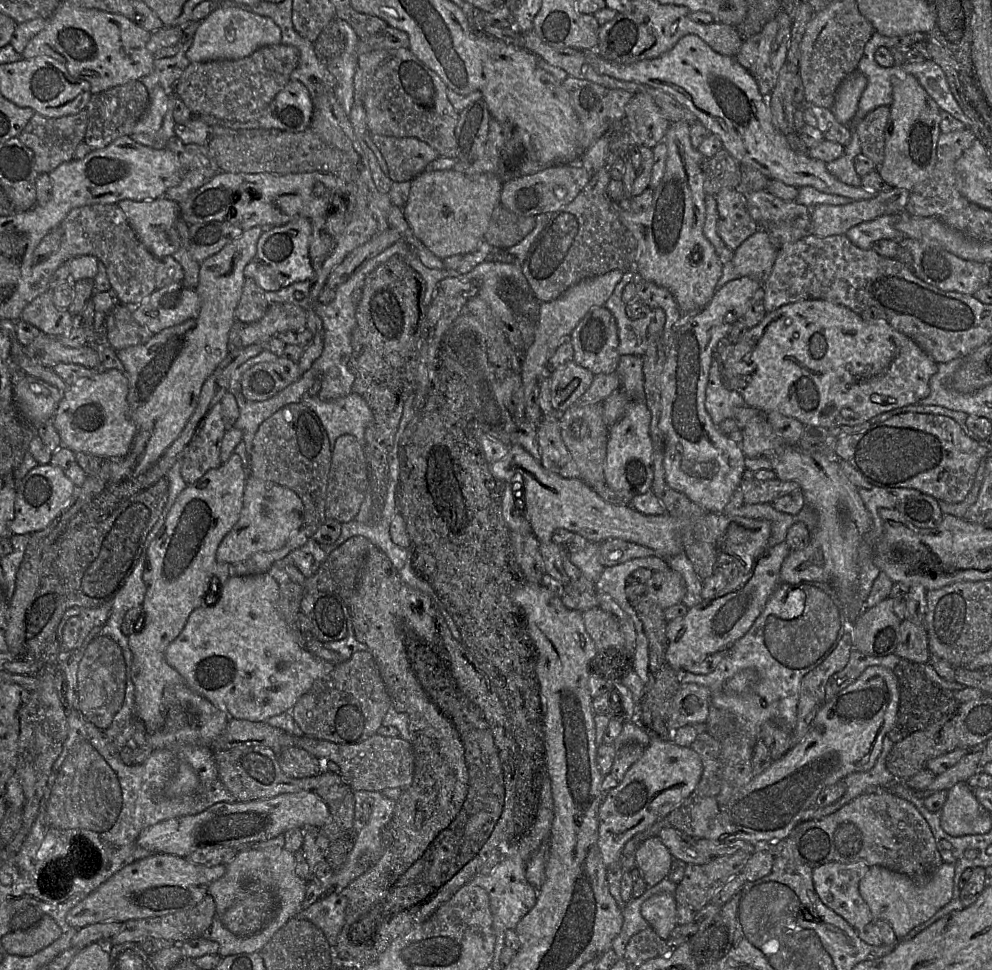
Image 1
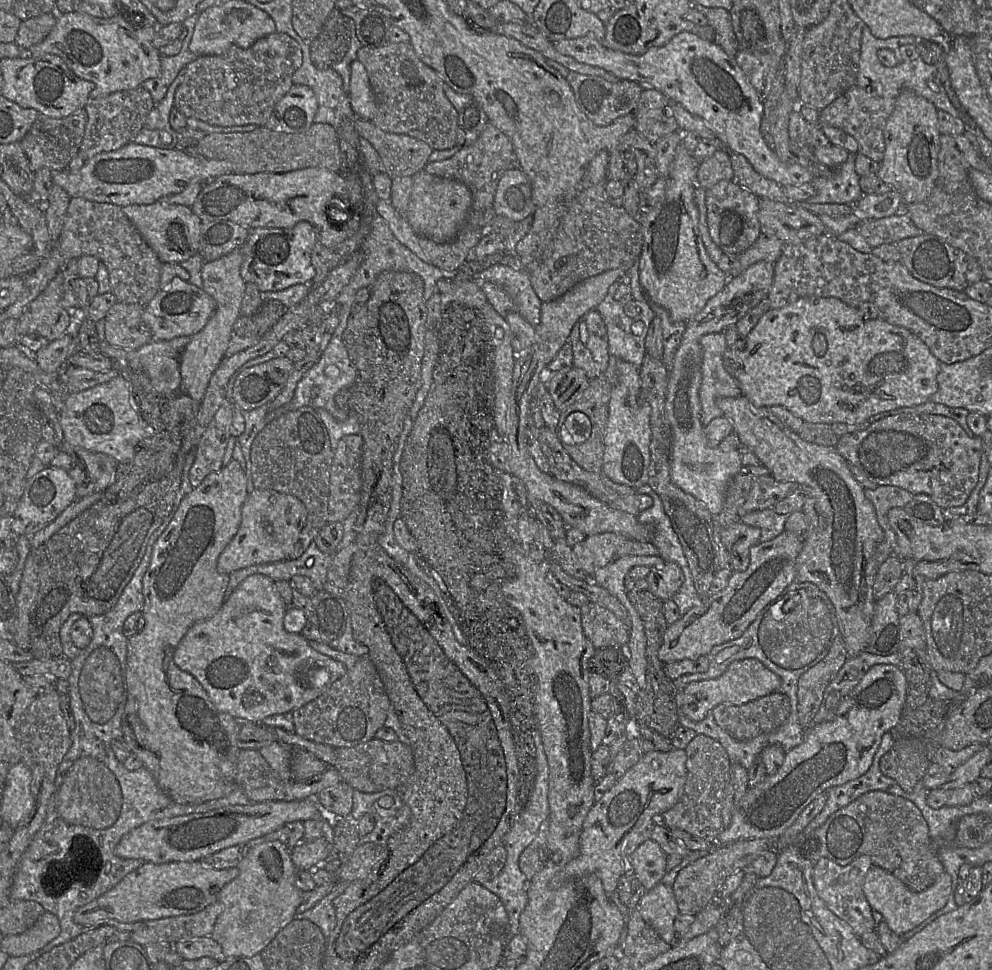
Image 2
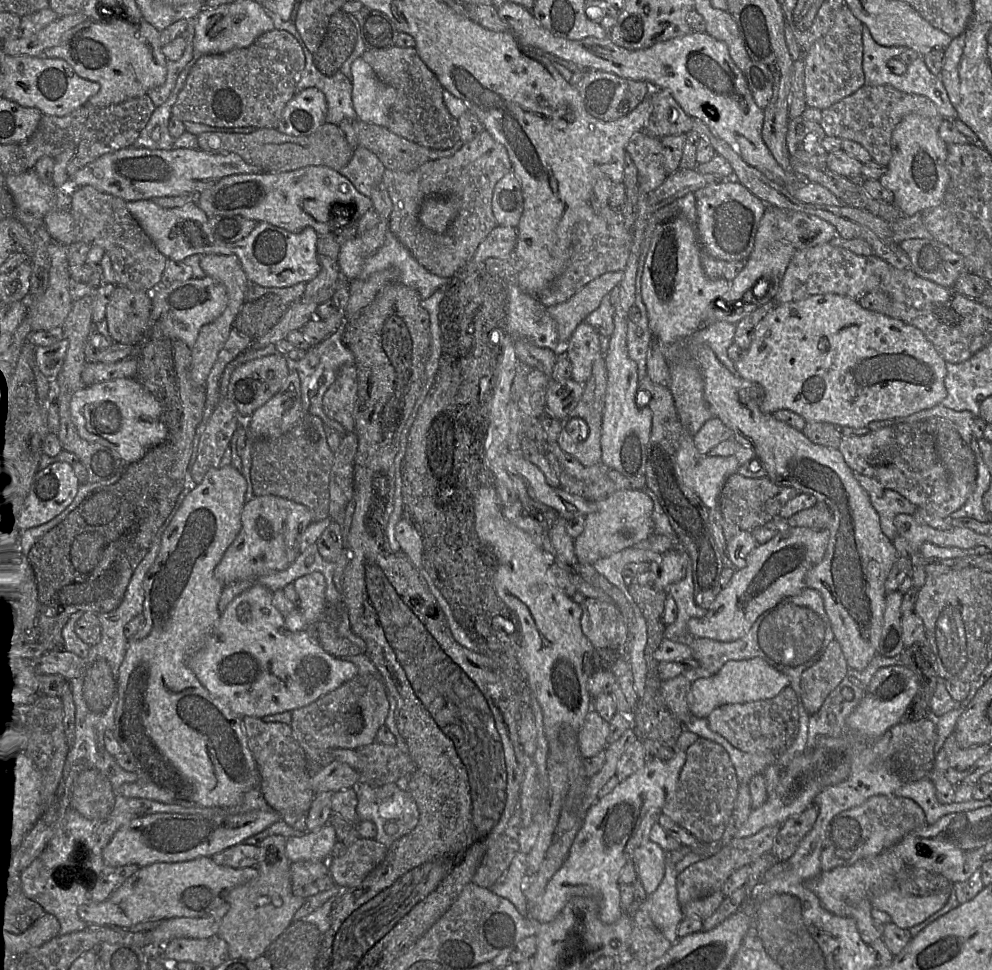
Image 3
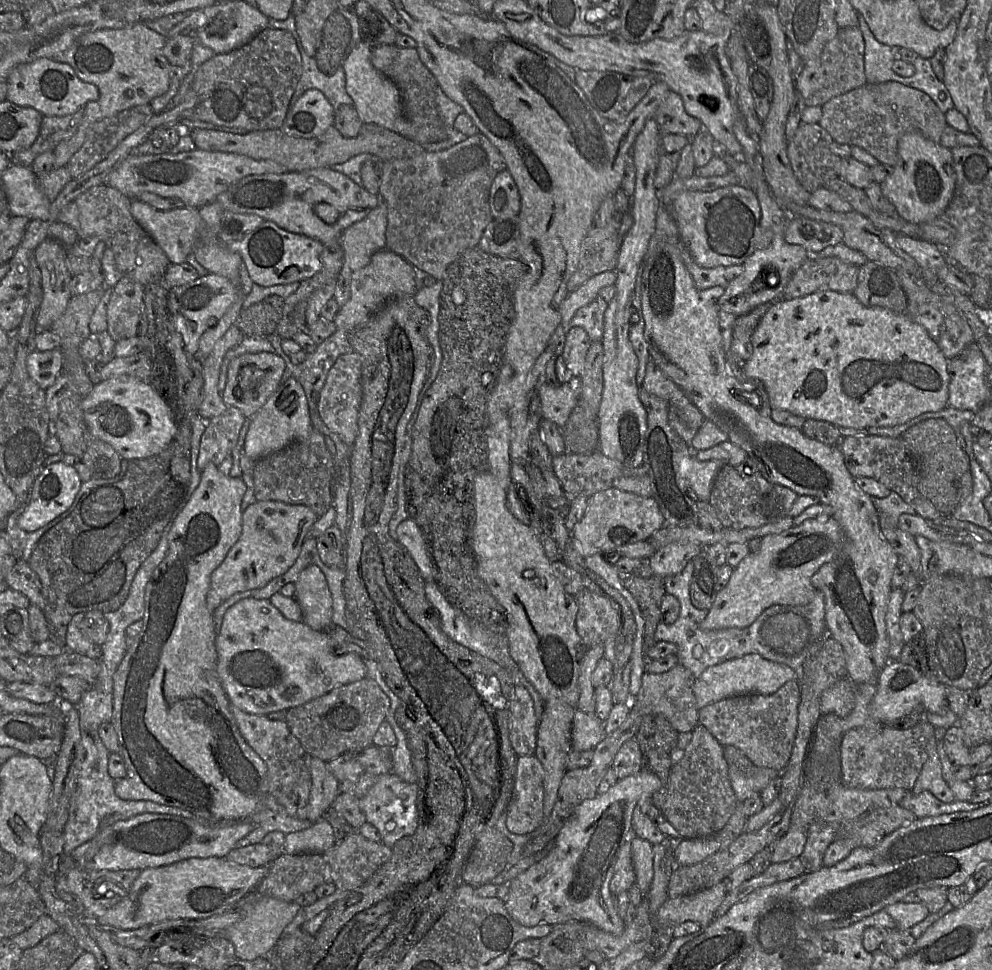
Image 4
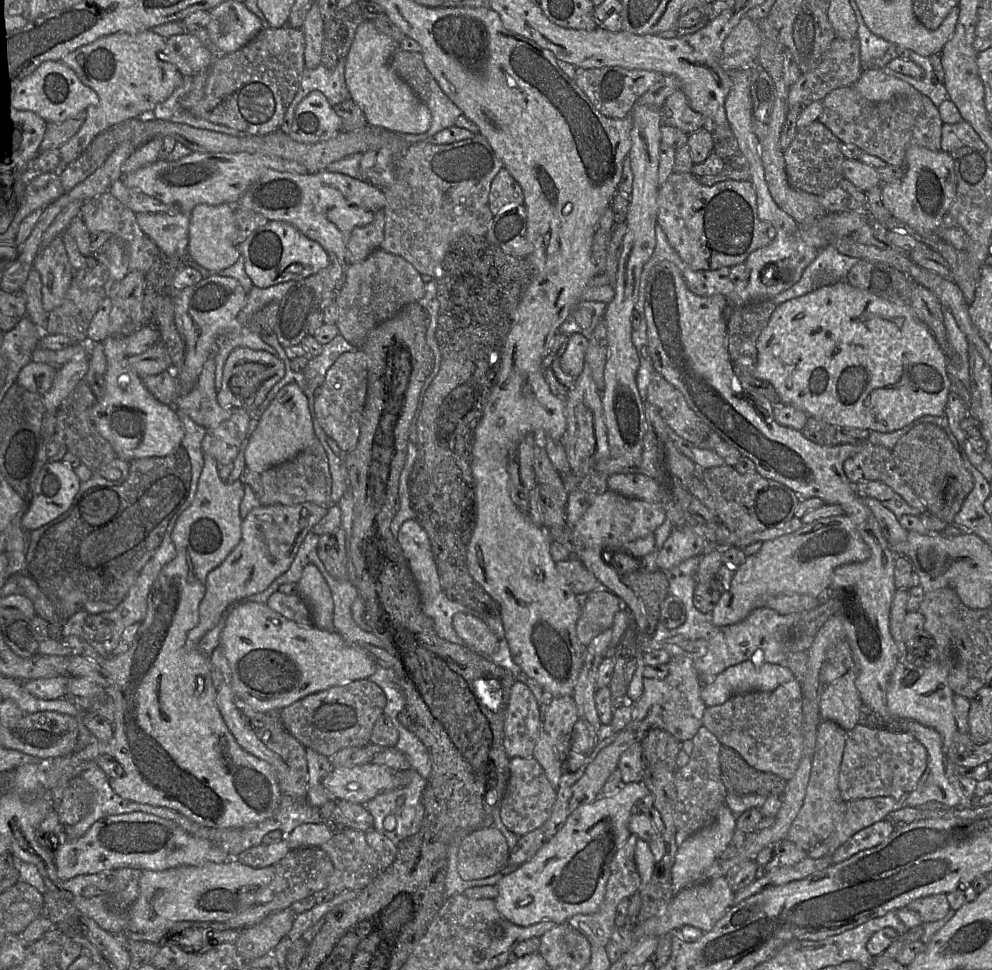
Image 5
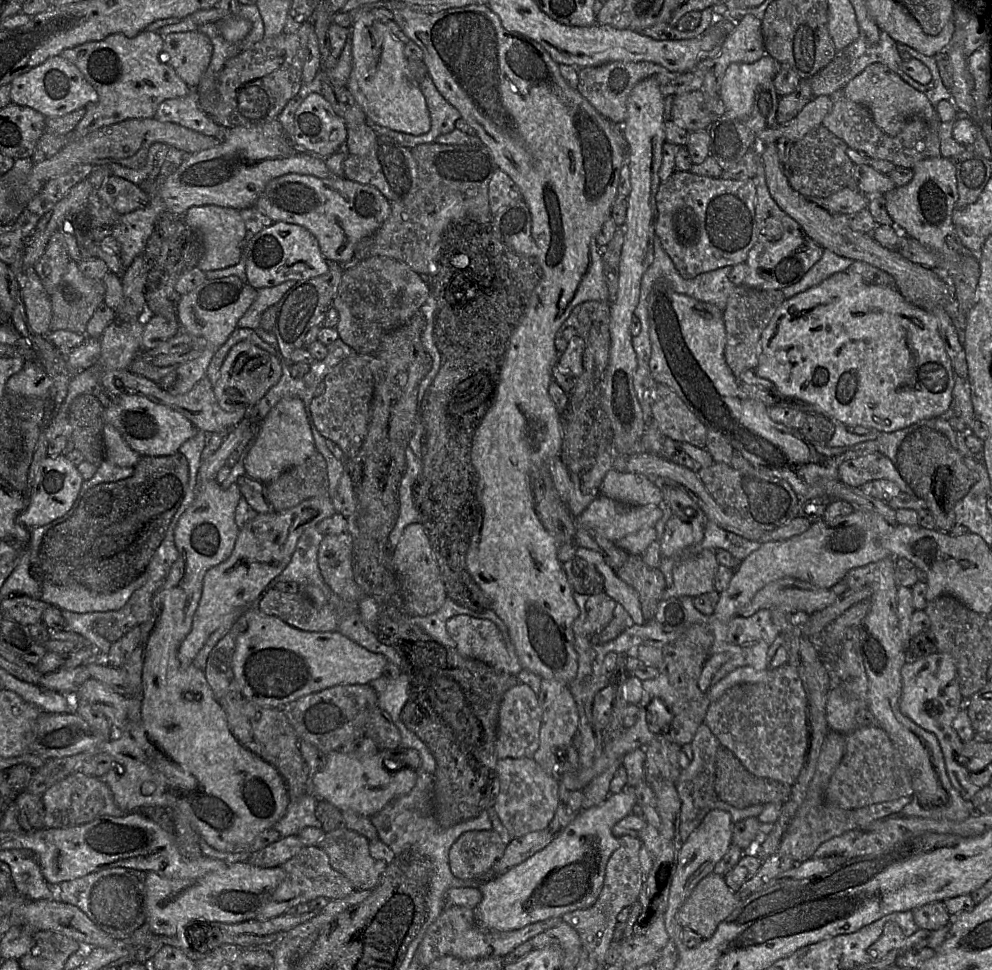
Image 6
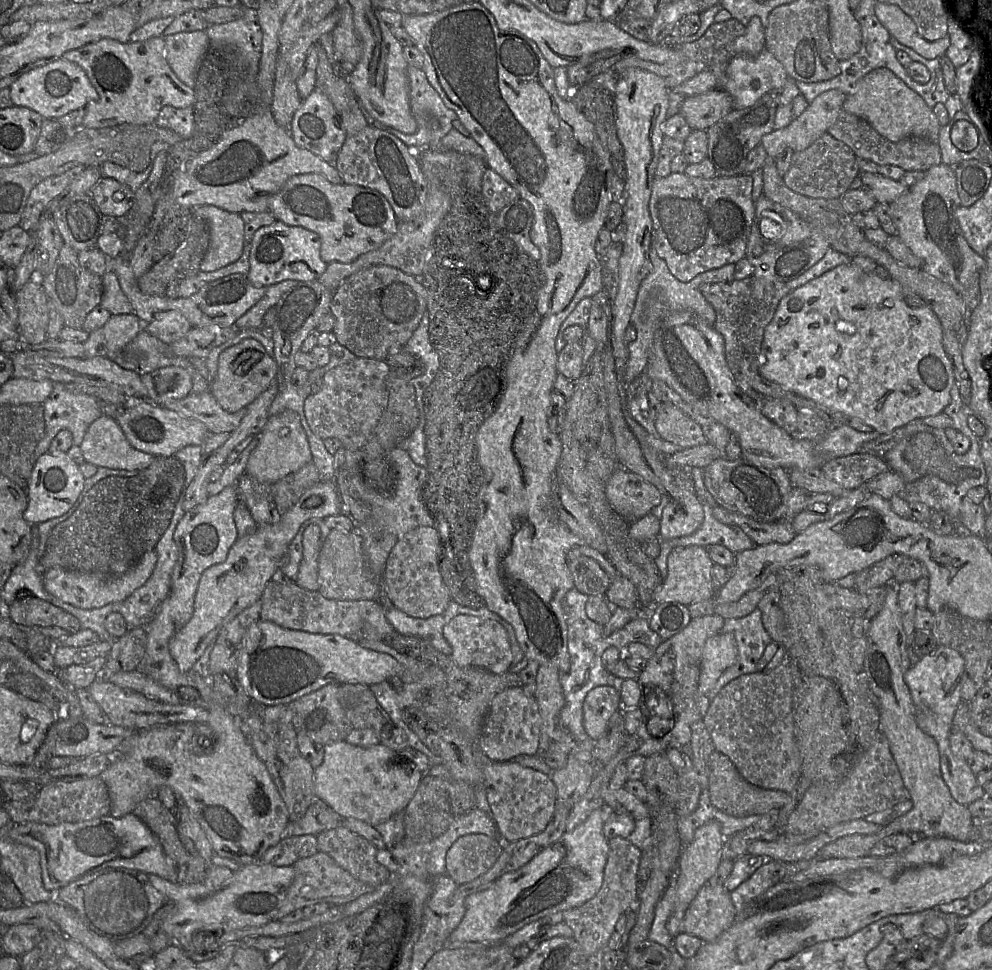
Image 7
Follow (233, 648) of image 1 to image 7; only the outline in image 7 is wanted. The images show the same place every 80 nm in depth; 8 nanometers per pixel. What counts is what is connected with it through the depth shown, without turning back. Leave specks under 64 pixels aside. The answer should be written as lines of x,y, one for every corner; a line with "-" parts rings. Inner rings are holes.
258,619
255,621
247,630
241,647
241,651
238,658
236,674
239,683
244,689
245,693
252,698
254,701
259,702
266,706
274,706
274,705
287,705
296,699
307,695
311,692
314,692
321,687
328,684
364,684
367,686
371,686
373,684
377,684
383,681
388,681
390,678
394,676
398,676
401,678
401,674
404,671
404,667
398,663
393,657
388,654
372,651
366,648
361,647
357,642
350,640
346,637
337,635
337,634
313,634
309,632
304,632
300,630
293,630
283,628
273,622
265,621

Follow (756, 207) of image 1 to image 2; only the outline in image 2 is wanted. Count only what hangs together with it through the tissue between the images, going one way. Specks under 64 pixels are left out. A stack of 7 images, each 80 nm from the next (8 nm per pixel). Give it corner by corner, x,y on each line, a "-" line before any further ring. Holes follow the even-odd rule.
759,198
758,219
762,234
785,244
798,244
826,233
818,215
792,204

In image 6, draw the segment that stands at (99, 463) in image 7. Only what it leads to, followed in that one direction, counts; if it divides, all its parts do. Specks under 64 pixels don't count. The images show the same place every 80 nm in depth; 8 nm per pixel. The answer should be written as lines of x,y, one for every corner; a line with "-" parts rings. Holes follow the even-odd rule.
111,424
103,426
104,461
119,467
133,467
142,455
133,450

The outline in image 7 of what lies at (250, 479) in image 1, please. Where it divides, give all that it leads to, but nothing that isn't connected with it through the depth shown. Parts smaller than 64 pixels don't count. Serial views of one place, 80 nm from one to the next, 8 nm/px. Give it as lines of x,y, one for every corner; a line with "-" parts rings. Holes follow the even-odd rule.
321,480
306,490
297,503
281,514
277,523
259,525
251,533
238,537
226,559
203,572
195,595
193,614
169,642
170,653
180,671
191,670
209,644
216,641
221,630
239,613
260,600
279,561
287,555
292,540
304,522
311,519
324,520
340,513
340,500
335,482

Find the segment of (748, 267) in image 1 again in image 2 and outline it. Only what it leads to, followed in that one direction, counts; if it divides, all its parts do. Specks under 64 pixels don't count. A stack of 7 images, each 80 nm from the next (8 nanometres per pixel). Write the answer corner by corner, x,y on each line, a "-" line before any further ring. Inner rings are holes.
760,234
752,246
737,256
736,267
727,273
728,277
741,274
748,267
759,261
775,263
780,257
783,247
784,244
779,239

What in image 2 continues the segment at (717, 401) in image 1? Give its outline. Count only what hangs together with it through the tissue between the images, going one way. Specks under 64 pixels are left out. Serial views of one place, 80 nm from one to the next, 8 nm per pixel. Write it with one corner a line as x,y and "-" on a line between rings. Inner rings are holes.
725,332
709,333
700,339
702,348
702,382
699,391
701,404
701,422
704,427
714,418
723,416
717,405
717,400
723,397
738,397
742,395
737,380
724,367
723,356
727,348

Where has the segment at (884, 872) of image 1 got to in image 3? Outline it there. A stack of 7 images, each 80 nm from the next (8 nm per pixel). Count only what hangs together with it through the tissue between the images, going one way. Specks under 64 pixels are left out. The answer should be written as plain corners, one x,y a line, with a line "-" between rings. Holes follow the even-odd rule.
949,885
949,889
931,896
904,896
895,886
873,897
871,904
874,908
886,912
892,923
899,928
910,929
942,909
951,892

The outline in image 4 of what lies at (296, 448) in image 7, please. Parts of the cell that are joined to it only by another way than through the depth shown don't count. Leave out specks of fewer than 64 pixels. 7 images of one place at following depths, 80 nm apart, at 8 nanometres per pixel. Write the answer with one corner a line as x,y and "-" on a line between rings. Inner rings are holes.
290,377
282,383
261,409
250,419
244,443
244,452
257,461
273,452
282,450
295,441
306,439
313,430
308,401
301,383

